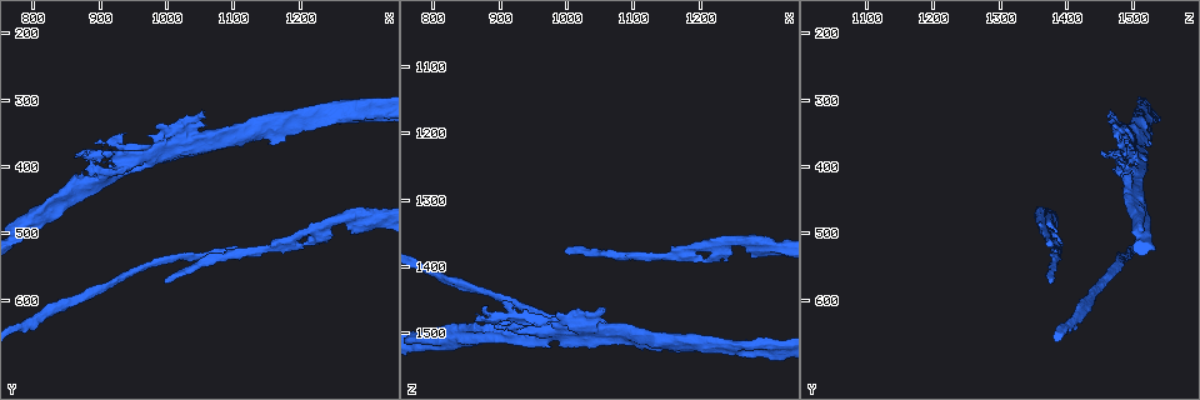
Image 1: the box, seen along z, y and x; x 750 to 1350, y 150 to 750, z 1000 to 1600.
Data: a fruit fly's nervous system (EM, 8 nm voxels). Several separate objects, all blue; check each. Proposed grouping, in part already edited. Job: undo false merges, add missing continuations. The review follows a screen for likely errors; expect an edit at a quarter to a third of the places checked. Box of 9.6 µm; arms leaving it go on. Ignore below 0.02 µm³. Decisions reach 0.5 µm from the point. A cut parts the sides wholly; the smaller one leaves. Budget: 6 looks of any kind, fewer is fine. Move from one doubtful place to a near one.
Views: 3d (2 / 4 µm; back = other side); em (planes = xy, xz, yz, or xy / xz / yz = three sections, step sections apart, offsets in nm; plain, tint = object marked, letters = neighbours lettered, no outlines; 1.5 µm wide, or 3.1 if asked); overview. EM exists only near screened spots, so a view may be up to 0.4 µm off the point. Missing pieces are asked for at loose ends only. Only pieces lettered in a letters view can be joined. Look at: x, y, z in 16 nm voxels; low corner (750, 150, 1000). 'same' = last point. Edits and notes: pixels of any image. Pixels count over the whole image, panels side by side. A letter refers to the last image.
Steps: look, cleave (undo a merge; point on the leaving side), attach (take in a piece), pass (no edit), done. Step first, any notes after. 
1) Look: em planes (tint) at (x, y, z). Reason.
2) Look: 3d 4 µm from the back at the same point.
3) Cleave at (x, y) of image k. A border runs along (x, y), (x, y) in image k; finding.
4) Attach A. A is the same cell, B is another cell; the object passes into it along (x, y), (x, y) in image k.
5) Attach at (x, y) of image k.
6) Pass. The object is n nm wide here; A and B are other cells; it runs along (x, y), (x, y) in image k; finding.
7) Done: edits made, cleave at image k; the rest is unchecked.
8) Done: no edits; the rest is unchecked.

Look: 3d 4 µm at (1160, 370, 1525). Branch stops here.

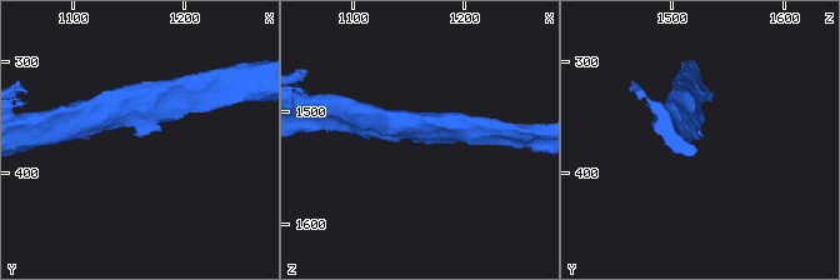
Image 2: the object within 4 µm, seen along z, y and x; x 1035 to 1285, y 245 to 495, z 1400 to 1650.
Look: em yz step 4 (tint) at (1156, 366, 1528).

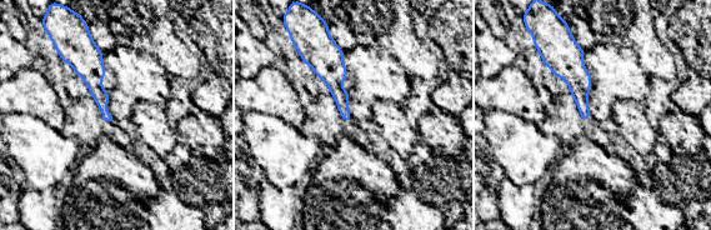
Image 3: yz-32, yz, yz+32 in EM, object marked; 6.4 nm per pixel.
Look: em yz step 4 (letters) at the same point.

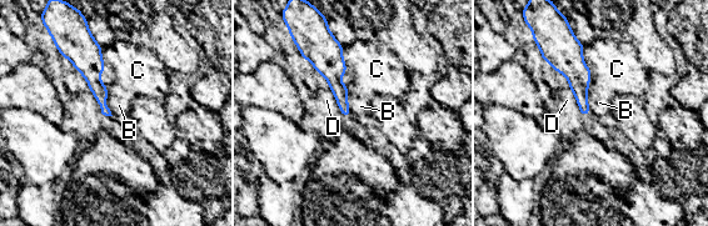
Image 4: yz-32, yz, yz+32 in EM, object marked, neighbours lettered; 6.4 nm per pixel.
Pass. B, C and D are other cells; no lettered piece goes on from it.

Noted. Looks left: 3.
Look: em planes (letters) at (975, 380, 1490). Two arms at a narrow angle.

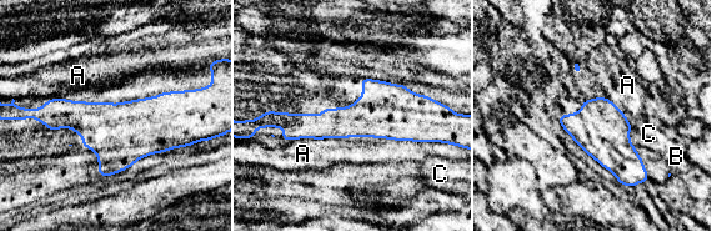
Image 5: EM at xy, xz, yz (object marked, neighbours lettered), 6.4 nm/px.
Pass. A, B and C are other cells; a border runs along (349, 136), (294, 139), (291, 141) in image 5; one cell here.

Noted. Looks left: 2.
Done: no edits; the rest is unchecked.

